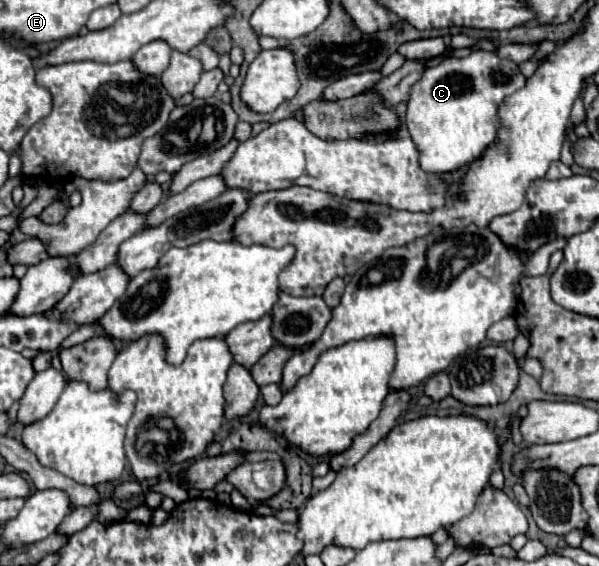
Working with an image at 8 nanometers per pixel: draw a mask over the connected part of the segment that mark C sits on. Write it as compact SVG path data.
M476 50L466 58L448 58L436 68L428 68L408 94L406 128L420 152L420 168L424 172L452 172L462 164L476 160L498 132L496 112L502 100L526 84L524 74L512 60L502 60L494 52Z

